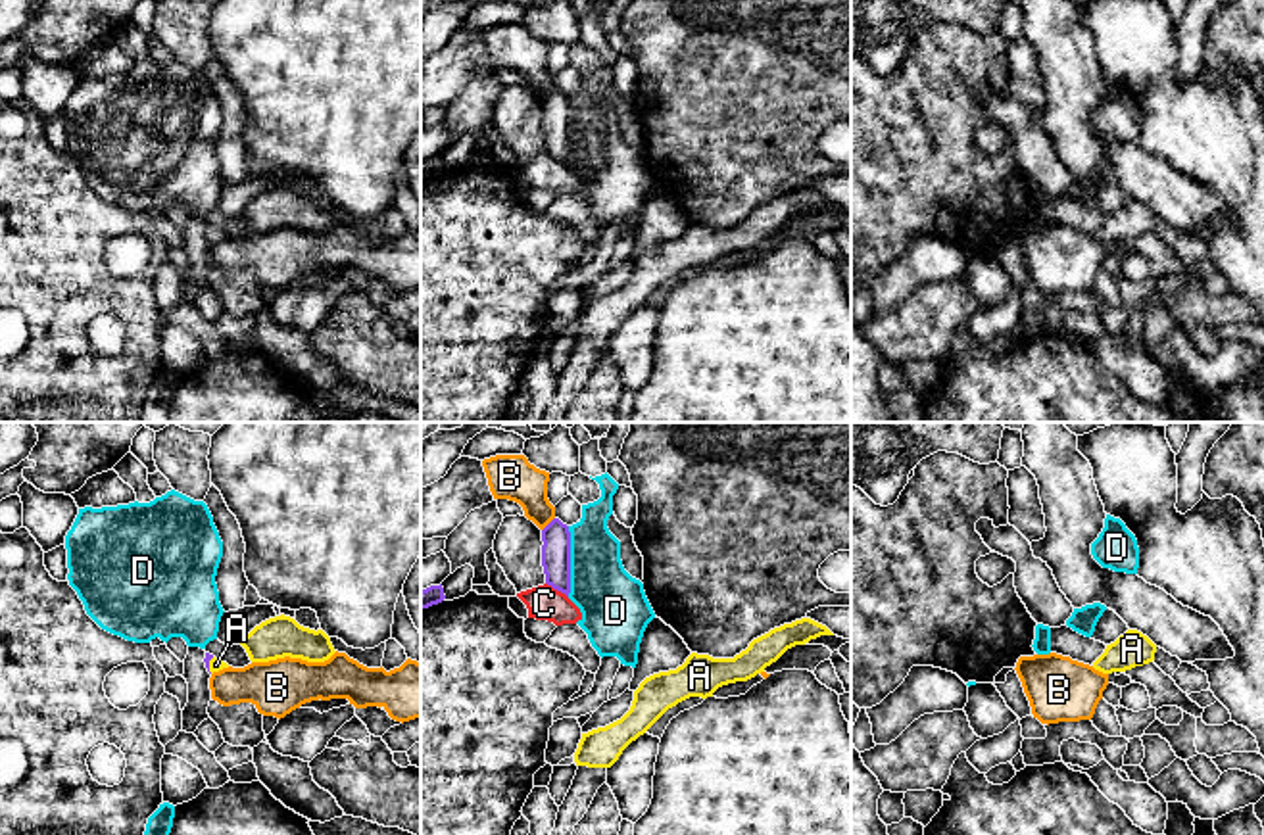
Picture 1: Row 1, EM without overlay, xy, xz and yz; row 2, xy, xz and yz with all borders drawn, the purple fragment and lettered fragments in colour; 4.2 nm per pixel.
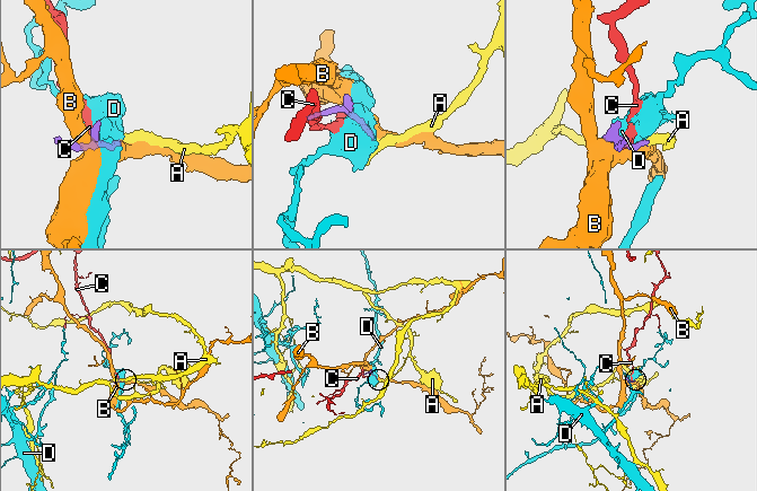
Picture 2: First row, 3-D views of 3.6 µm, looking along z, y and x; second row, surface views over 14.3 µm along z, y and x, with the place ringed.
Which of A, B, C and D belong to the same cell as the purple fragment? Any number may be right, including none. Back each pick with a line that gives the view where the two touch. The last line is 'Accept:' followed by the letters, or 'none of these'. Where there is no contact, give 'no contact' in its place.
A: meets purple in xy
Accept: A

